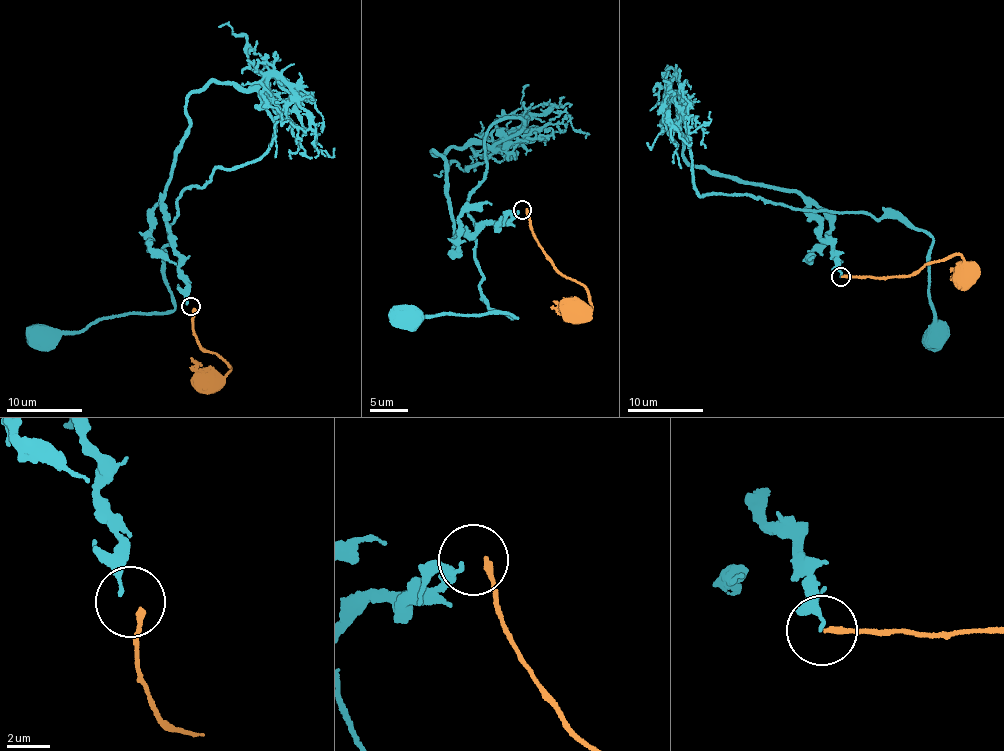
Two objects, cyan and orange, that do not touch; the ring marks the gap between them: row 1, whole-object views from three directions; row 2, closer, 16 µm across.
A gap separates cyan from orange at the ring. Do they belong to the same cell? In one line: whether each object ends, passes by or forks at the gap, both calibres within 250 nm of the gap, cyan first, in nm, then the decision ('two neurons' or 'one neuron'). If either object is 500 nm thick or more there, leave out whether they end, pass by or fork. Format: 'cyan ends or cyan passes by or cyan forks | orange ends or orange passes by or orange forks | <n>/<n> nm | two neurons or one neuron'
cyan ends | orange ends | 170/280 nm | two neurons

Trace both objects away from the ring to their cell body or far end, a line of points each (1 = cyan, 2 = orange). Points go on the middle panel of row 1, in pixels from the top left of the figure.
1: (519, 212), (457, 237), (431, 152), (525, 122), (486, 133), (468, 217), (480, 293), (516, 317), (396, 319)
2: (526, 208), (533, 238), (545, 256), (559, 271), (579, 283), (592, 306), (585, 309), (550, 307)

